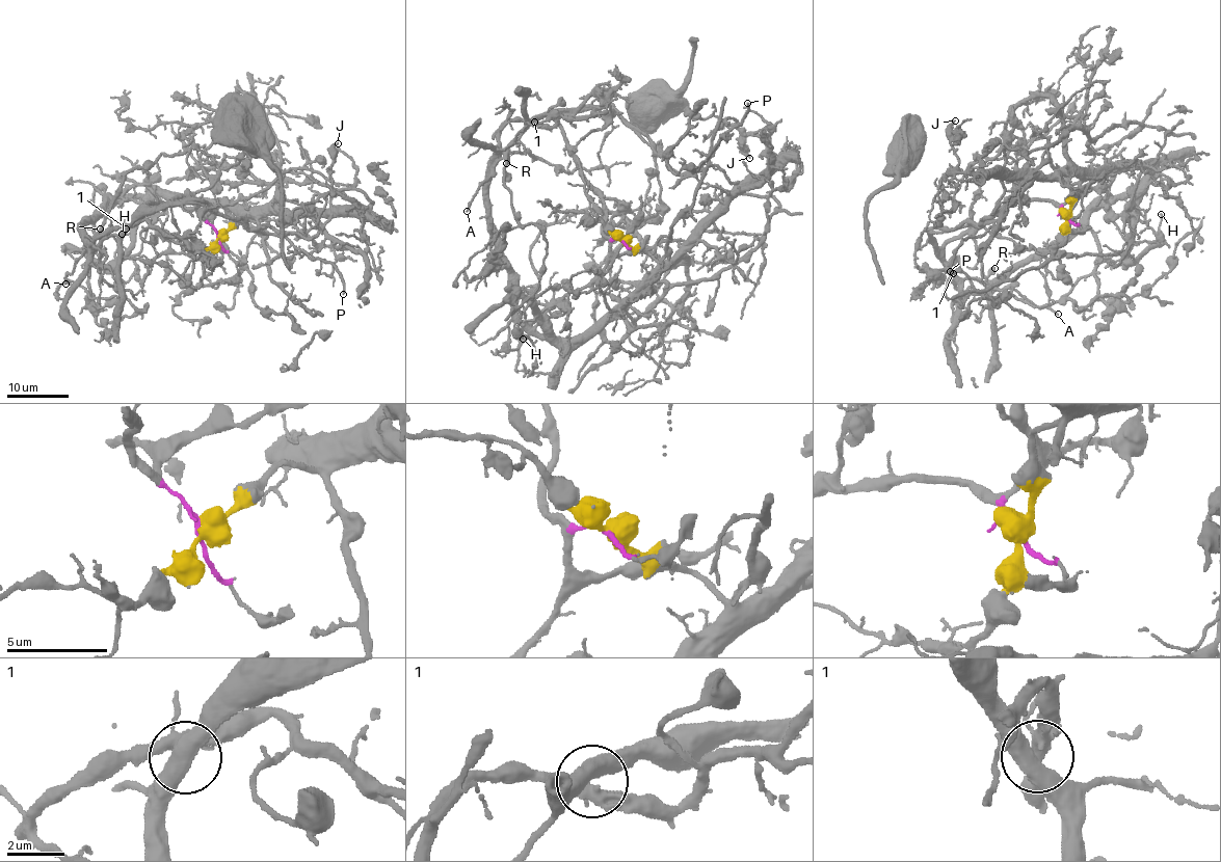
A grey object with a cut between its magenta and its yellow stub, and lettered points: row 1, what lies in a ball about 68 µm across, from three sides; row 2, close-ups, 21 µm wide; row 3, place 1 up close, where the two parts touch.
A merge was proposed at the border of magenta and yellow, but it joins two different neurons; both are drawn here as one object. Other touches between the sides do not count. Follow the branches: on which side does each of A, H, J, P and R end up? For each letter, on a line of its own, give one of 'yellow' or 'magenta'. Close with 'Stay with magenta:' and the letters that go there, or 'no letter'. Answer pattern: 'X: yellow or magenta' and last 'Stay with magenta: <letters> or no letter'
A: magenta
H: magenta
J: yellow
P: magenta
R: magenta
Stay with magenta: A, H, P, R

